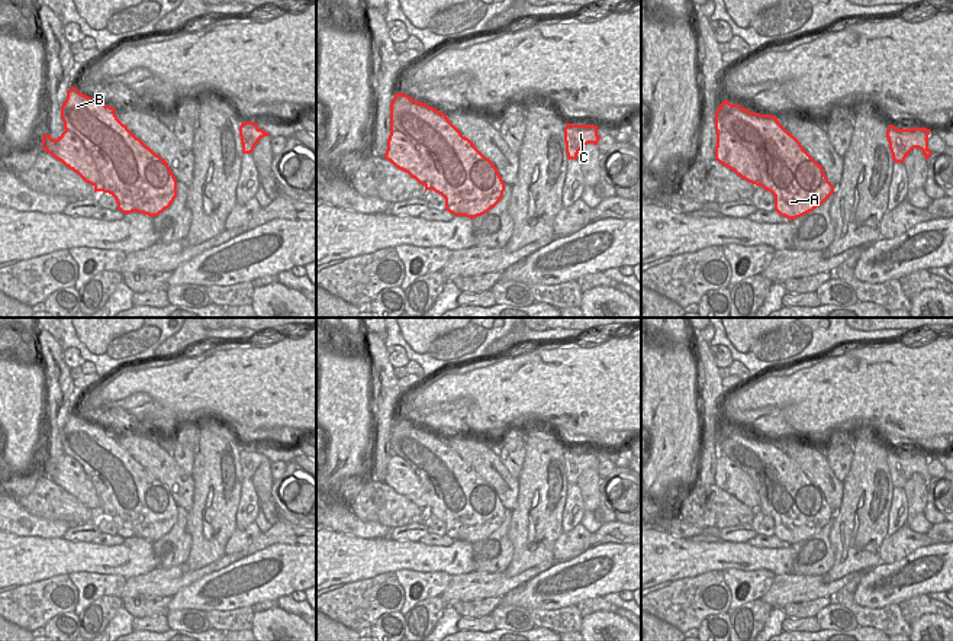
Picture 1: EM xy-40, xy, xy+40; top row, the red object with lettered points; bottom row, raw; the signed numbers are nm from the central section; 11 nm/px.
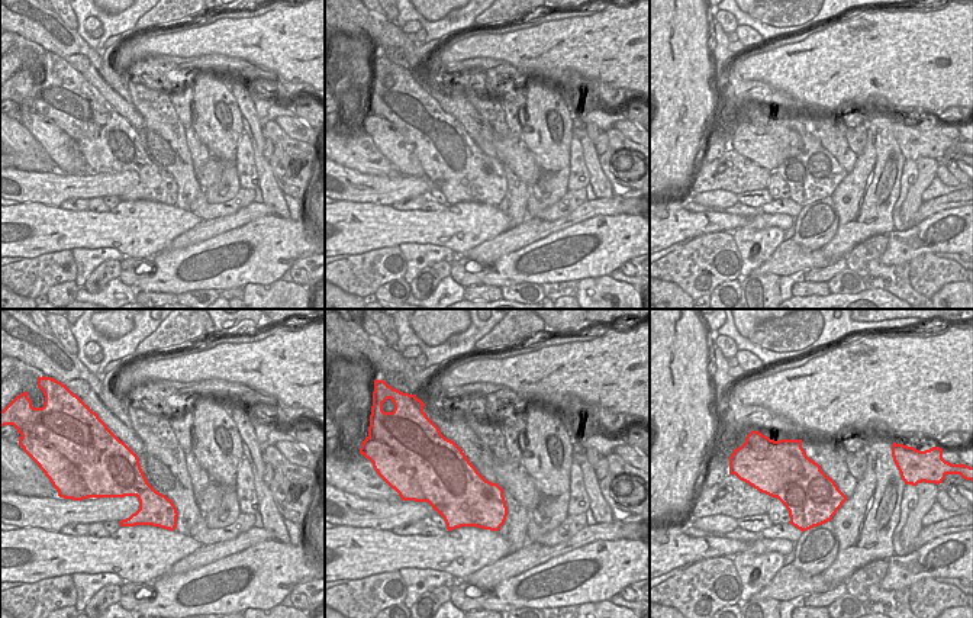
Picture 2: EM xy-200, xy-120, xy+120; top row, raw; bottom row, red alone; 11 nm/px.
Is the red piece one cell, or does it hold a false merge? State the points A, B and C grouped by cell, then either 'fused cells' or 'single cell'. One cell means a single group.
groups A B / C; fused cells

